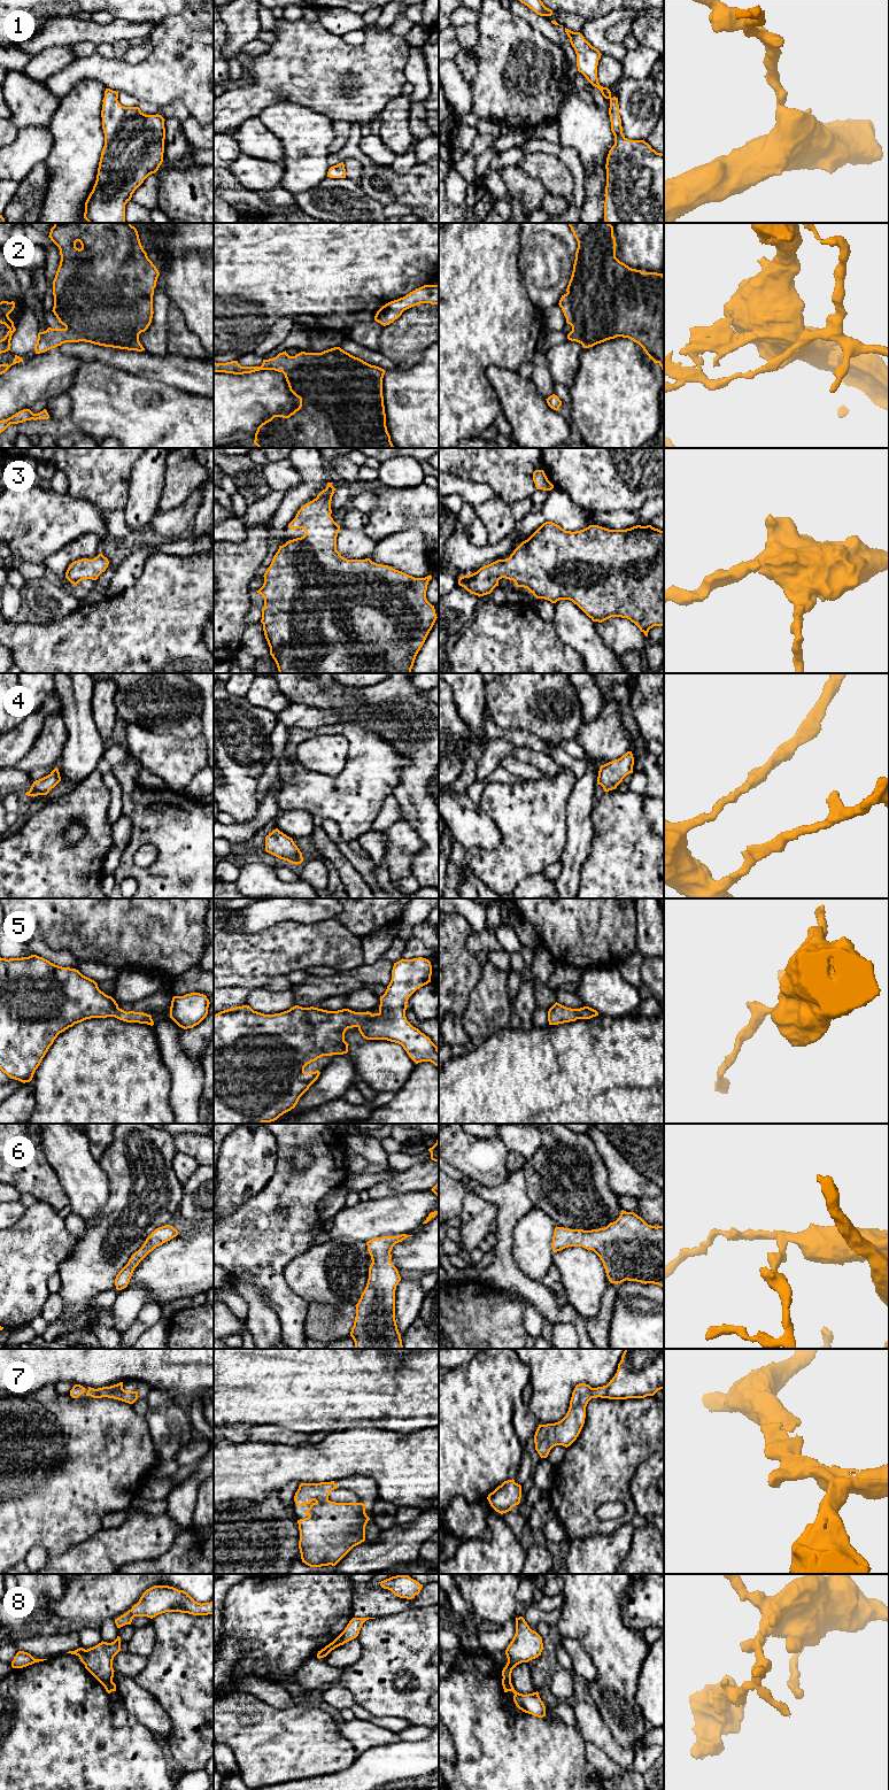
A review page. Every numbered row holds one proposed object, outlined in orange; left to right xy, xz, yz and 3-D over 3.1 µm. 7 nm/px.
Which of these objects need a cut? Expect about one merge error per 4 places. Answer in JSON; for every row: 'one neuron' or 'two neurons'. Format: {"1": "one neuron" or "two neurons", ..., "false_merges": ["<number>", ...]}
{"1": "one neuron", "2": "two neurons", "3": "one neuron", "4": "one neuron", "5": "one neuron", "6": "one neuron", "7": "one neuron", "8": "two neurons", "false_merges": ["2", "8"]}

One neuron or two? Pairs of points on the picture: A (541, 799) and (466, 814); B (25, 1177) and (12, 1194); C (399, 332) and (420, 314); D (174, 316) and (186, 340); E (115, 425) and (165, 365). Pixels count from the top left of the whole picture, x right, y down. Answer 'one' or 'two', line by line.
A: two
B: two
C: one
D: one
E: two

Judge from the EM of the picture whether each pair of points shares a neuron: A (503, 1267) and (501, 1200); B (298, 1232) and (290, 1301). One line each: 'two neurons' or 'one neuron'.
A: one neuron
B: one neuron

